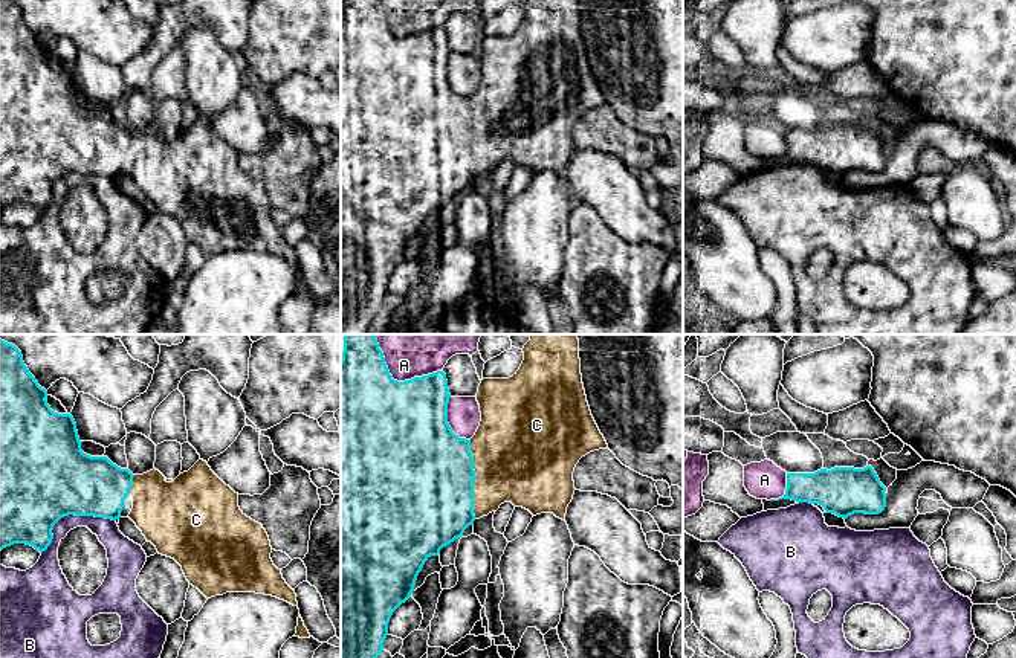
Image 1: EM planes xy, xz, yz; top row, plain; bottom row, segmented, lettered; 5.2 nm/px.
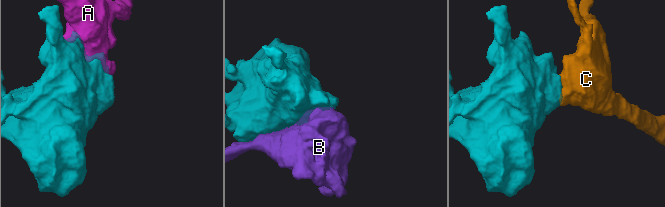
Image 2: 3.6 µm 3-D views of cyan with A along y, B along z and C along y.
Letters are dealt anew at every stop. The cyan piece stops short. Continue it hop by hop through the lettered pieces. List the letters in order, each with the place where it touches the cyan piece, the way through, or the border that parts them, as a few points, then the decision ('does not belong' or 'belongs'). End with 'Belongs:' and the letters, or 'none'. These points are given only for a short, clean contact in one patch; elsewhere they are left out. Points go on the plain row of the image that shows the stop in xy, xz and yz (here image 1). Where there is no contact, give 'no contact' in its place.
A: xz (401, 40) | does not belong
B: xy (71, 171) | does not belong
C: xz (474, 138) | across xz (427, 133), (474, 138), (517, 118) | belongs
Belongs: C

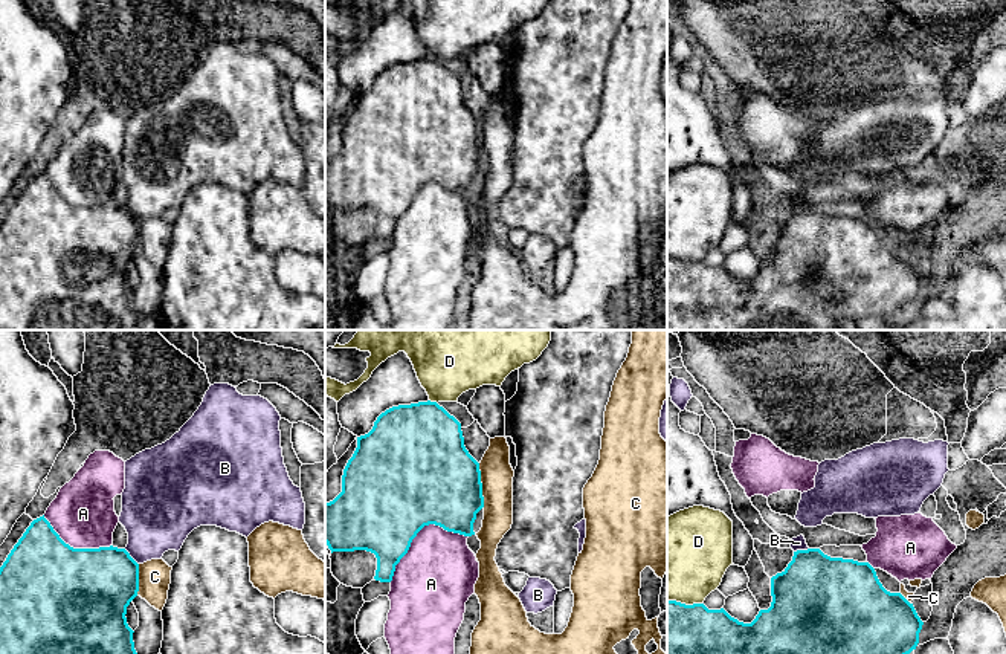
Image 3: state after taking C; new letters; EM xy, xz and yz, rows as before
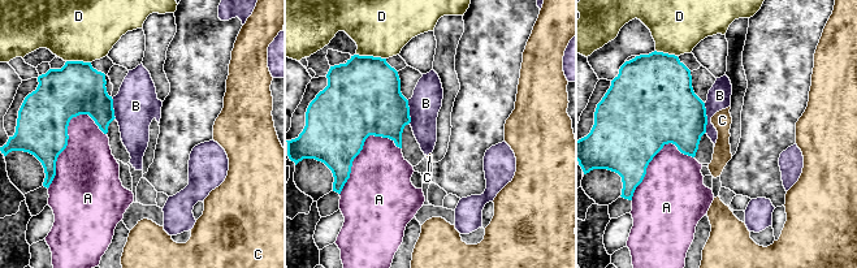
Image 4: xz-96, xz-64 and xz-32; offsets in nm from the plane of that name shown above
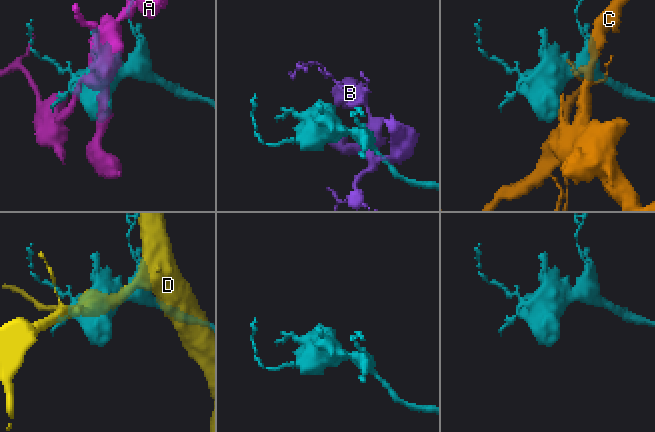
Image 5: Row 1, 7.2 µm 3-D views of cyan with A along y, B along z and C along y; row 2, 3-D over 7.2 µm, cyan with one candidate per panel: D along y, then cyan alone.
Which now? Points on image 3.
A: xz (419, 188) | does not belong
B: xy (130, 214) | does not belong
C: xz (481, 142) | does not belong
D: xz (434, 60) | does not belong
Belongs: none

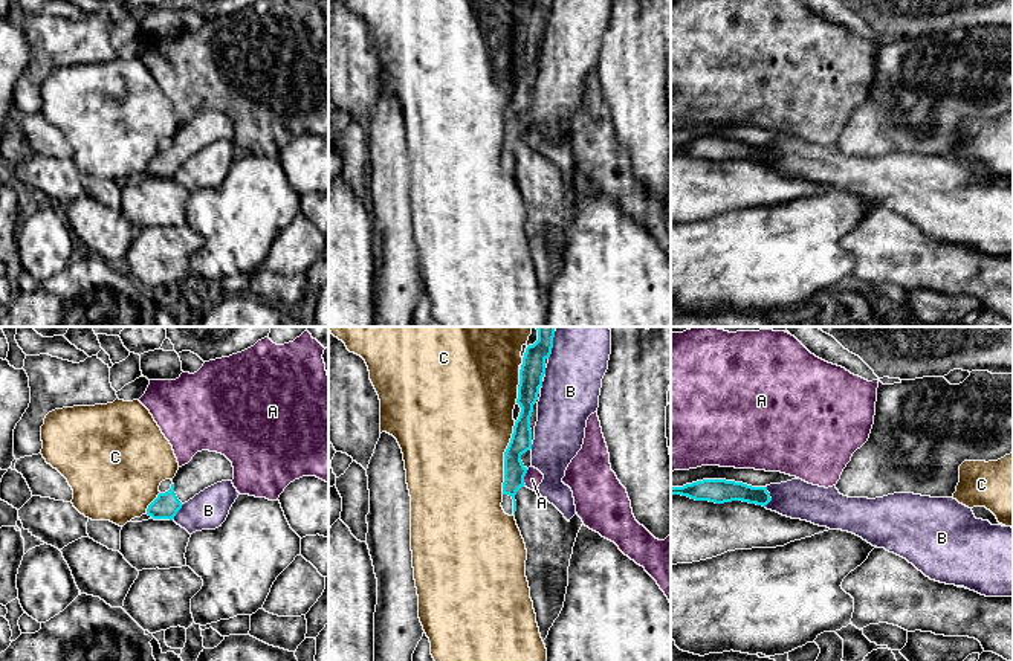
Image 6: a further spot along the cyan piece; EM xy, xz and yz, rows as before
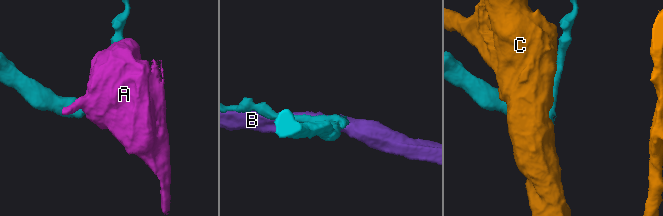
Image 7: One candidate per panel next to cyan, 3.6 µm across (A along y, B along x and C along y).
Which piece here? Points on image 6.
A: xz (523, 136) | does not belong
B: yz (769, 154) | does not belong
C: xz (504, 116) | does not belong
Belongs: none

